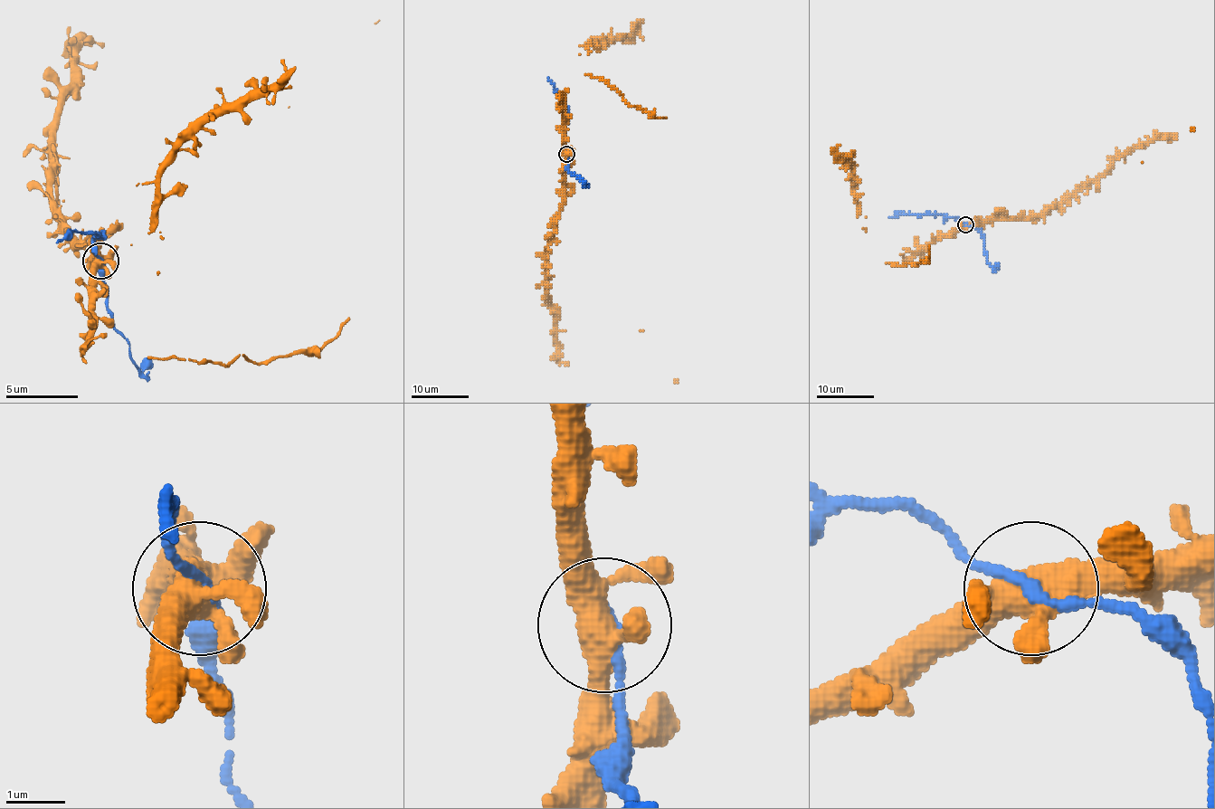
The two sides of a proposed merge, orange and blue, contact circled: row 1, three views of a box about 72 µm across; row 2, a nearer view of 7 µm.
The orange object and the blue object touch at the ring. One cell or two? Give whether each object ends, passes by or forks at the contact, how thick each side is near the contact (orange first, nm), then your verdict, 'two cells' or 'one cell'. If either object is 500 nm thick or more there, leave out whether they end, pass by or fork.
orange forks; blue passes by; calibres 440 and 170 nm; two cells

